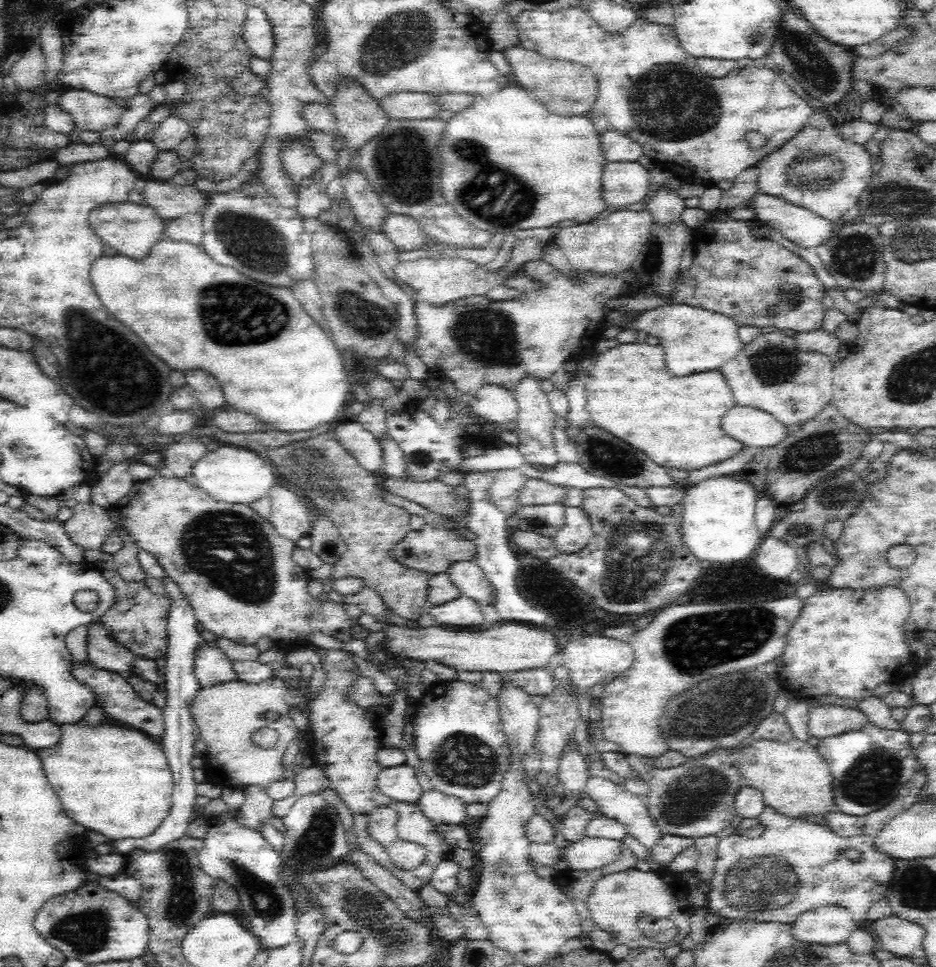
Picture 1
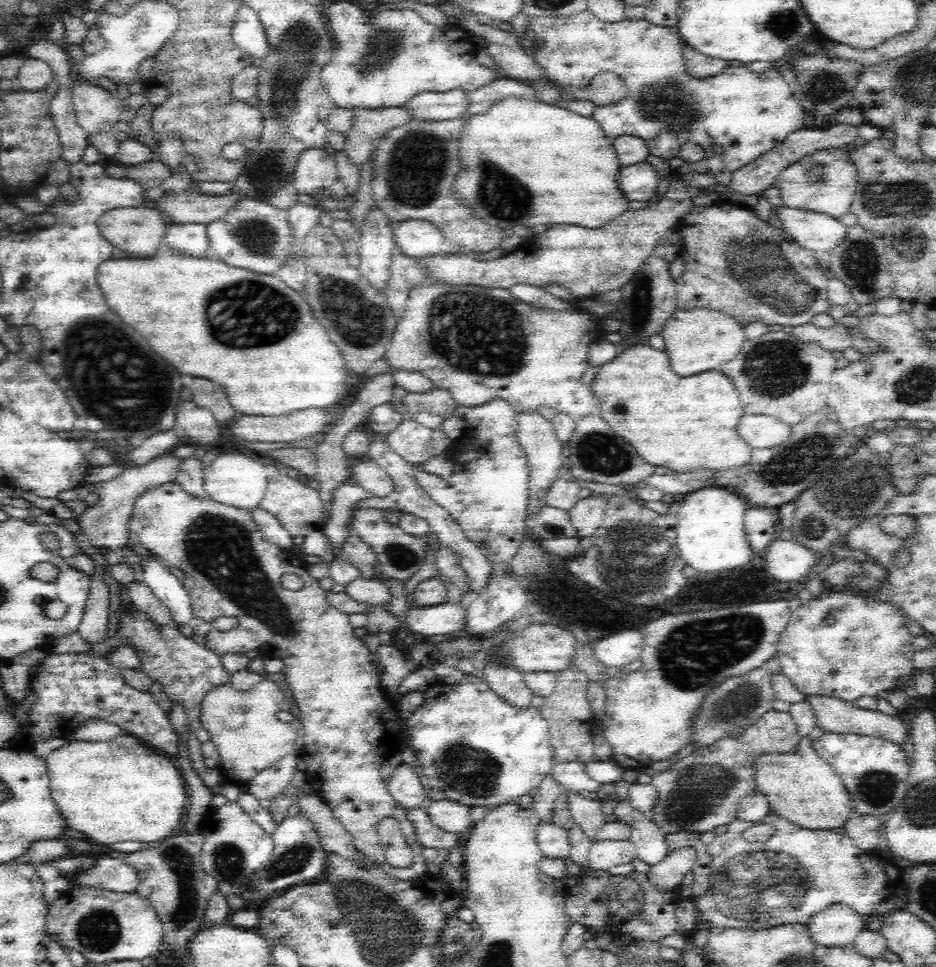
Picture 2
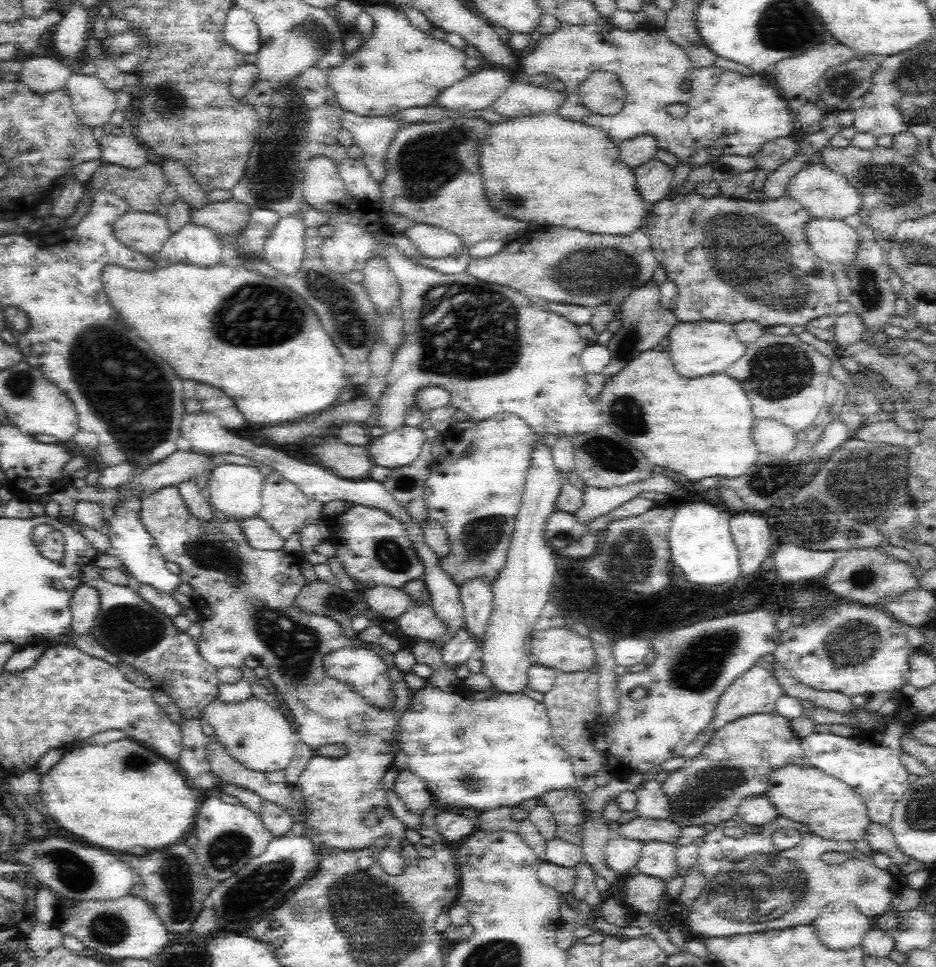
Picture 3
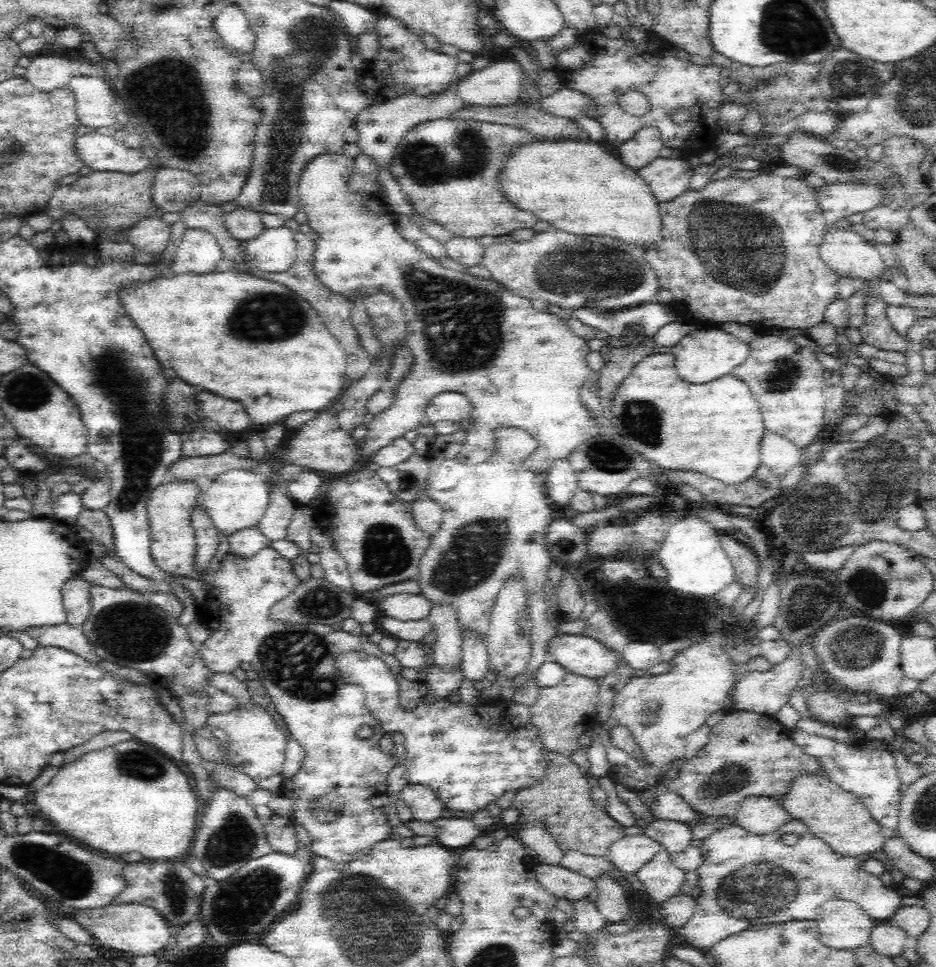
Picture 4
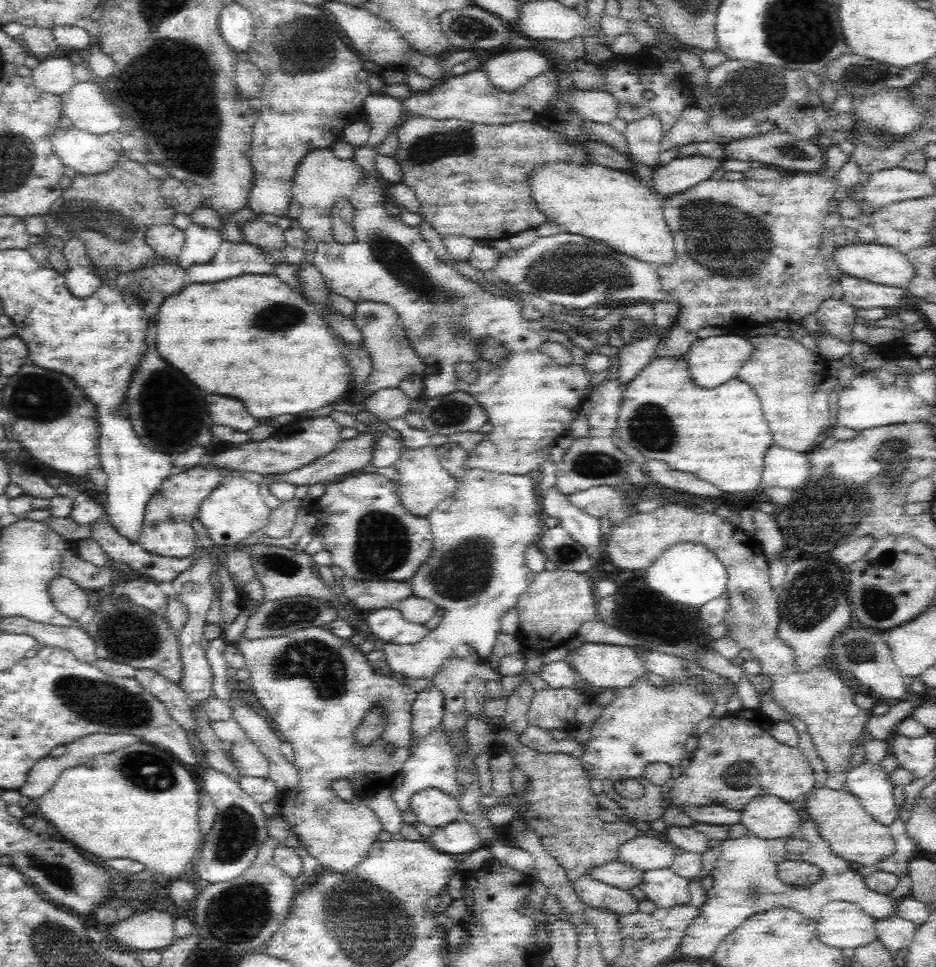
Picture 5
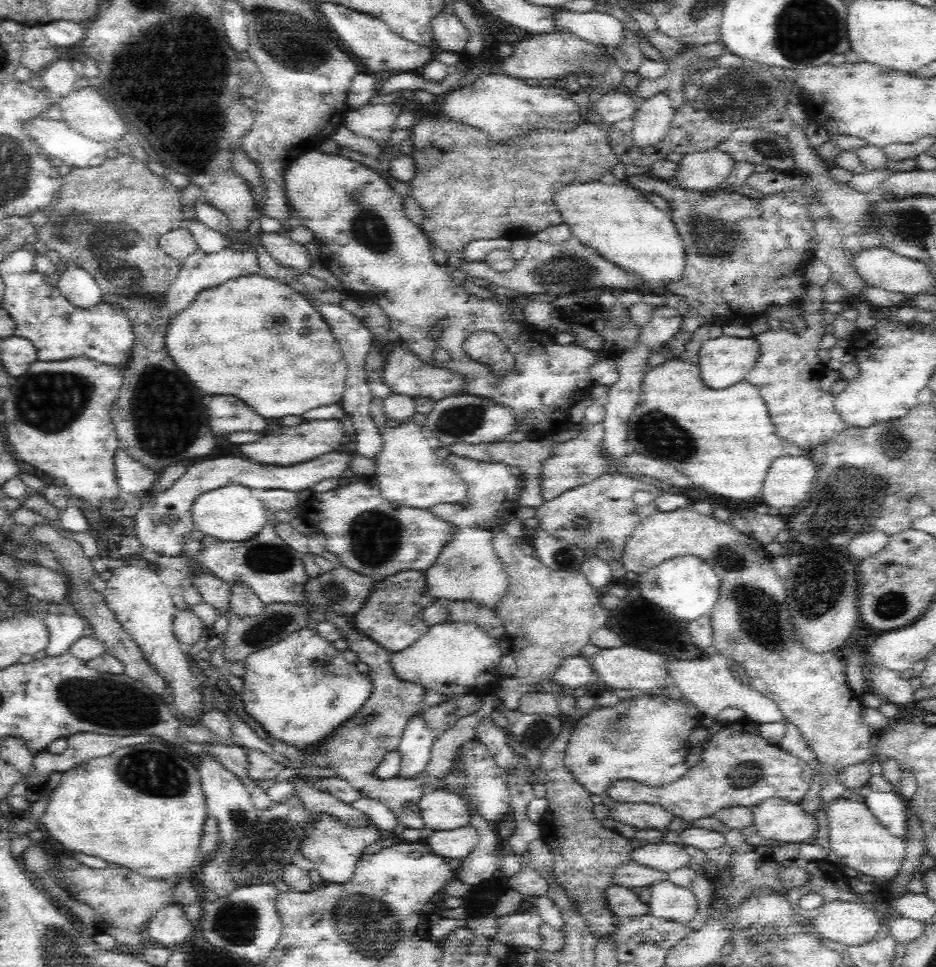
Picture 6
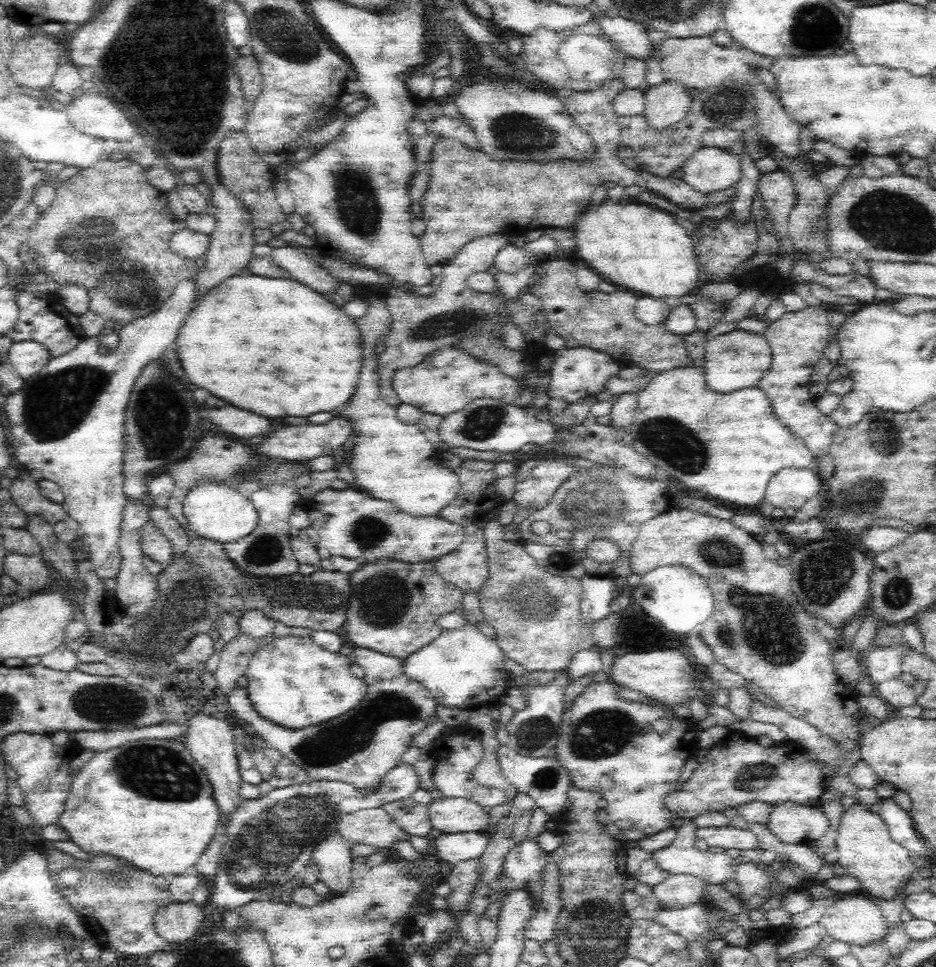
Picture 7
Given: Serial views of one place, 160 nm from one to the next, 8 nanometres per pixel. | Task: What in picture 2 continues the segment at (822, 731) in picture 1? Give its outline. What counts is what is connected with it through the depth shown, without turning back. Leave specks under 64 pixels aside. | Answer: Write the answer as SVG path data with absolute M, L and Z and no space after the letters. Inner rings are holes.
M806 695L805 700L811 704L817 716L817 726L825 732L854 733L874 738L888 739L896 744L904 744L911 740L910 729L903 719L890 716L874 710L866 710L856 706L854 703L840 700L834 696Z

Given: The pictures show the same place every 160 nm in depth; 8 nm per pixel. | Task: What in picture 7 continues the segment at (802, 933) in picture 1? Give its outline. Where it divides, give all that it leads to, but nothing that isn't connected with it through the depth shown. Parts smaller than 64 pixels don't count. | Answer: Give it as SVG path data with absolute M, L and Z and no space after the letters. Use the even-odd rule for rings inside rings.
M863 893L837 899L832 906L823 912L819 923L825 929L829 940L841 941L848 946L870 946L878 940L884 940L890 930L888 921L884 918L877 901Z

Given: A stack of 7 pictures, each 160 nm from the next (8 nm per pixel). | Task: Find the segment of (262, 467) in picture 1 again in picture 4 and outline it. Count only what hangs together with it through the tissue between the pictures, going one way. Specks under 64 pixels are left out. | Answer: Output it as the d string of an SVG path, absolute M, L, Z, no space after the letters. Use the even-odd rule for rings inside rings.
M240 469L225 471L214 478L213 483L208 490L203 492L203 495L204 509L206 509L206 513L208 513L208 516L212 519L212 523L214 523L214 529L218 533L218 539L222 536L227 539L239 533L240 530L256 527L260 520L264 518L269 507L268 487L266 487L263 477L259 476L255 471L243 471Z

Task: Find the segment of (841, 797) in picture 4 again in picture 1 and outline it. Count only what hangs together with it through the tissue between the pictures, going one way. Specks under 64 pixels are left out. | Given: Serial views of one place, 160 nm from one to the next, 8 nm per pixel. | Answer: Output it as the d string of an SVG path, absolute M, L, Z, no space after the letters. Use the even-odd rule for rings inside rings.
M792 739L789 743L759 740L733 754L737 767L742 773L745 786L756 788L763 795L767 807L776 810L787 818L826 817L830 813L840 812L834 801L834 782L828 763L820 756L817 747L807 741Z

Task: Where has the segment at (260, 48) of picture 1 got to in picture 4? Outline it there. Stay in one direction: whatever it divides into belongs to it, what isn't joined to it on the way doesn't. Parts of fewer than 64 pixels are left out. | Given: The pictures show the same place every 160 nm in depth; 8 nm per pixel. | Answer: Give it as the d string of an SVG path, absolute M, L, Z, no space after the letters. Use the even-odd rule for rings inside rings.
M227 4L215 20L215 29L226 48L242 54L252 52L255 34L246 13L238 6Z

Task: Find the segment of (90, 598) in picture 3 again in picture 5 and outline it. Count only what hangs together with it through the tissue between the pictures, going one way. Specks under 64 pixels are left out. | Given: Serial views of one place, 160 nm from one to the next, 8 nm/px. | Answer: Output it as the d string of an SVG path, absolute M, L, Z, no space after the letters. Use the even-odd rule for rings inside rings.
M56 576L48 582L48 593L52 605L64 616L76 620L91 606L86 590L65 576Z

